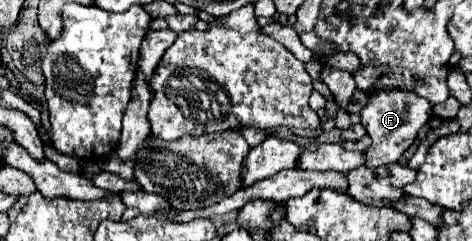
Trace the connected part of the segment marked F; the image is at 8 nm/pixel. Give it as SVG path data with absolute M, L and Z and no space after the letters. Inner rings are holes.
M386 89L370 93L368 105L360 111L360 123L364 125L366 133L372 139L372 147L366 151L366 167L380 167L396 163L402 153L414 143L418 131L426 125L430 119L432 105L410 91L398 91L398 89Z

